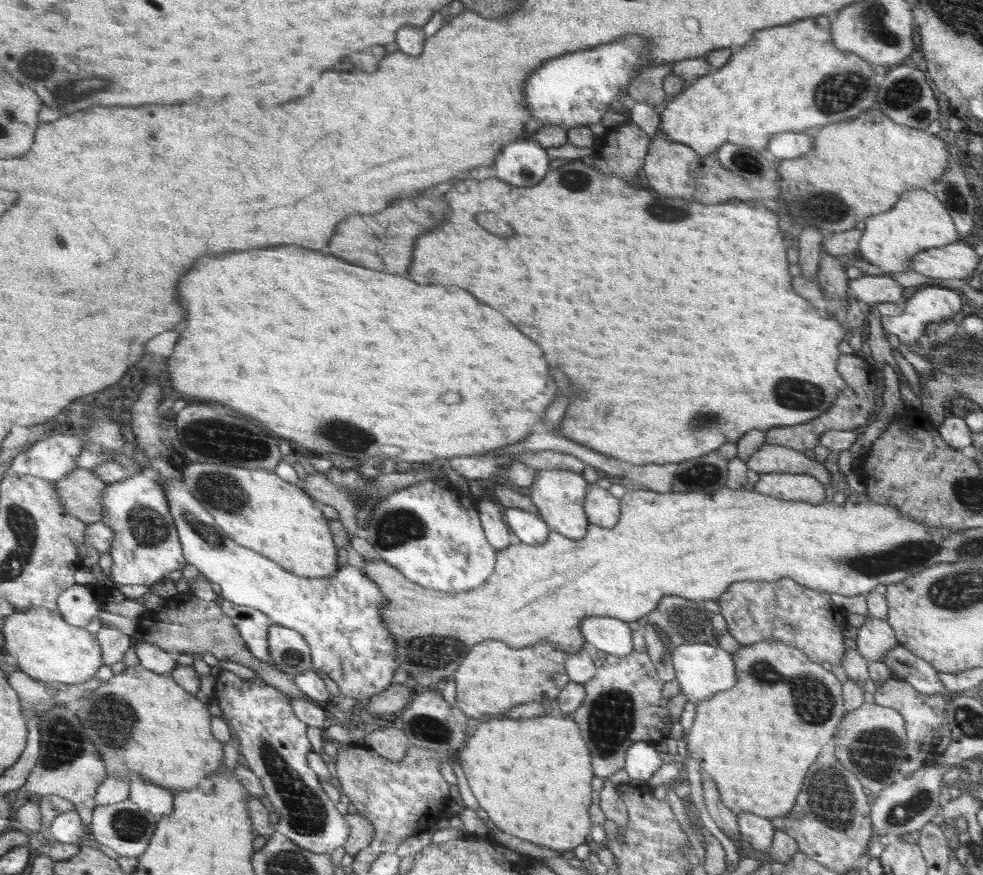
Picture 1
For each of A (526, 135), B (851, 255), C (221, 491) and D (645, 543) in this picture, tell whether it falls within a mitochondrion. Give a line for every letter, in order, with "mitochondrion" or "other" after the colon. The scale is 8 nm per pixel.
A: other
B: other
C: mitochondrion
D: other

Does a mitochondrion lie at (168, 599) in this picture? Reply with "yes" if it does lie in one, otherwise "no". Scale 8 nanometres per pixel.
no

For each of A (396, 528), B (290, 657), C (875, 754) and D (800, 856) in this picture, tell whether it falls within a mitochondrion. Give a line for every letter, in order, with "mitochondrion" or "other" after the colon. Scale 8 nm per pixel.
A: mitochondrion
B: mitochondrion
C: mitochondrion
D: other

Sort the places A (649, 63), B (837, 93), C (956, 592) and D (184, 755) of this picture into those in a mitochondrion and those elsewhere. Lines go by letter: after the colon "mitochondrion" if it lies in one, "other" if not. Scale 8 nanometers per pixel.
A: other
B: mitochondrion
C: mitochondrion
D: other

